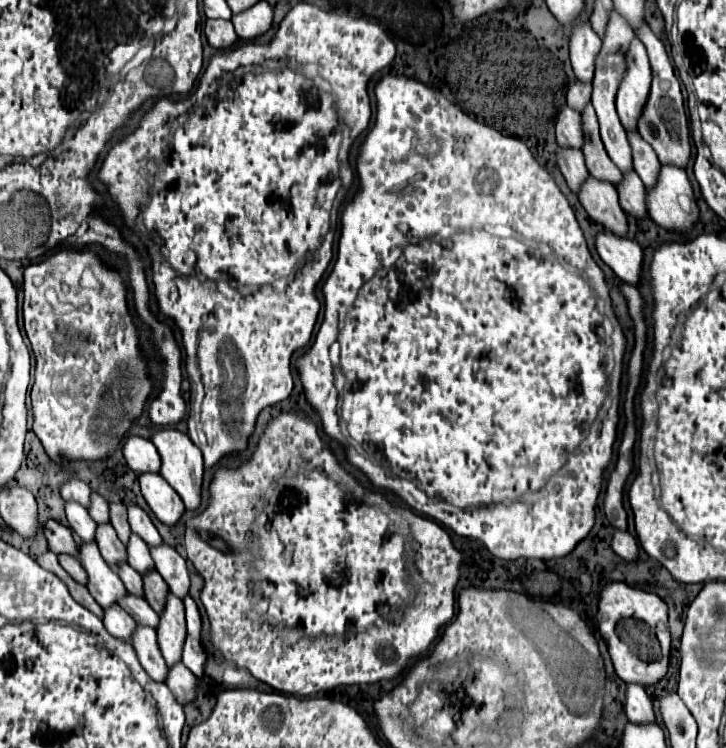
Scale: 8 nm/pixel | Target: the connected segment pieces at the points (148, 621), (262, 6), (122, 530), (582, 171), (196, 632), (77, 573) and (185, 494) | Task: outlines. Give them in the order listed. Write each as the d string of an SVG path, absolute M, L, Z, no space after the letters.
M127 595L127 597L123 597L123 601L119 601L119 605L121 605L139 625L157 629L157 625L159 625L159 615L149 607L149 603L147 603L145 599L139 599L139 597L135 597L135 595Z
M259 1L255 3L255 7L249 7L247 11L233 15L233 25L235 31L241 39L251 41L263 33L267 33L273 25L273 9L269 7L267 1Z
M111 503L111 525L117 531L119 539L123 543L127 543L129 535L131 535L131 527L129 527L129 521L127 521L127 507L125 505Z
M559 147L557 149L557 165L559 165L559 169L561 169L561 173L563 173L569 189L577 195L579 189L581 189L581 185L589 177L583 153L575 151L575 149L563 149L563 147Z
M189 595L183 599L183 603L187 611L187 641L183 649L183 665L197 677L203 677L207 653L201 645L201 613L197 603Z
M59 555L59 563L61 563L61 567L63 567L77 583L87 585L87 571L81 567L79 559L75 559L75 557L71 557L71 555Z
M159 429L153 435L153 445L161 455L161 477L179 493L185 507L195 511L201 505L201 485L203 485L203 455L199 447L177 429Z

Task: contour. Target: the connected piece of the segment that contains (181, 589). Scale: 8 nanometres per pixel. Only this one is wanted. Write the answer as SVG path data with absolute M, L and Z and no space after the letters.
M169 545L151 547L151 557L155 561L155 567L157 567L159 575L167 581L171 593L175 597L183 599L189 593L189 585L191 585L185 559Z

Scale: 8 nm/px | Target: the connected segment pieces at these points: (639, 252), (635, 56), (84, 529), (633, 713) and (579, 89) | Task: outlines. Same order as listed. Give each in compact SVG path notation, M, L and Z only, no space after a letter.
M603 231L597 235L595 245L599 257L615 271L615 275L621 281L635 287L639 285L643 269L643 249L637 241L621 239L617 235Z
M633 41L627 55L627 75L617 93L617 113L627 131L637 131L637 121L651 89L651 65L641 41Z
M67 501L67 503L65 503L65 511L67 511L67 519L69 519L71 529L73 529L83 541L87 541L87 543L95 541L97 523L91 519L91 515L87 513L87 509L79 507L79 503Z
M627 685L627 701L625 701L625 713L631 723L635 725L651 725L655 723L655 713L653 713L653 703L645 689L641 685Z
M573 81L573 83L569 85L569 91L567 91L567 105L571 105L575 111L583 113L585 105L587 105L589 101L591 101L591 85Z

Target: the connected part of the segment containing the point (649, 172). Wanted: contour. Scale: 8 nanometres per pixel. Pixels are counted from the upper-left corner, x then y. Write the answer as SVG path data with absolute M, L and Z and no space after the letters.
M629 133L629 143L633 147L633 165L635 165L635 173L643 179L643 183L647 187L653 187L657 183L657 177L659 177L659 159L653 151L651 145L647 145L643 141L641 135L631 135Z

